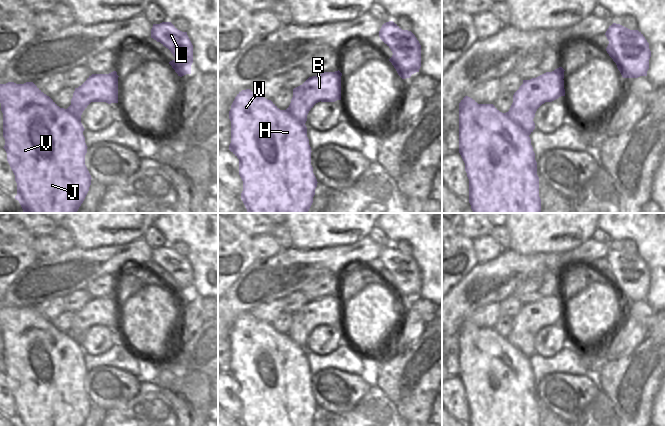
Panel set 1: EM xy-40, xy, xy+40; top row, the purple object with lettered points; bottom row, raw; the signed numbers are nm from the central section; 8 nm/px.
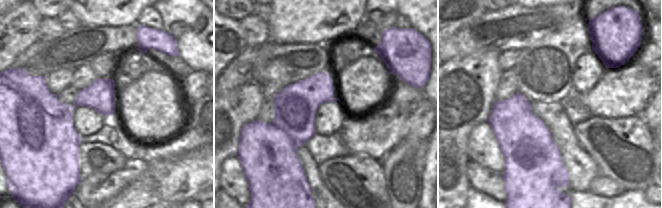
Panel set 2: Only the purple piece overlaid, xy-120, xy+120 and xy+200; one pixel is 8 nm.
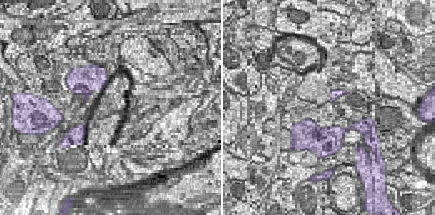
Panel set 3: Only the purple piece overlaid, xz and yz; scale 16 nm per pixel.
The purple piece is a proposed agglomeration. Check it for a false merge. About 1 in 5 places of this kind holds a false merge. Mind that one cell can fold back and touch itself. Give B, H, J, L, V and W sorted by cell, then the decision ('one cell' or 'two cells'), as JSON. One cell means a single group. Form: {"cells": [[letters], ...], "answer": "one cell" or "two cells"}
{"cells": [["B"], ["H", "J", "L", "V", "W"]], "answer": "two cells"}

